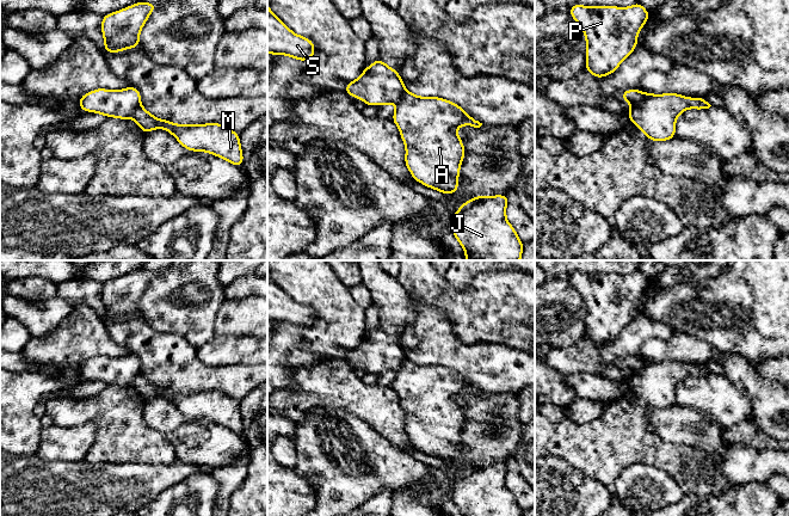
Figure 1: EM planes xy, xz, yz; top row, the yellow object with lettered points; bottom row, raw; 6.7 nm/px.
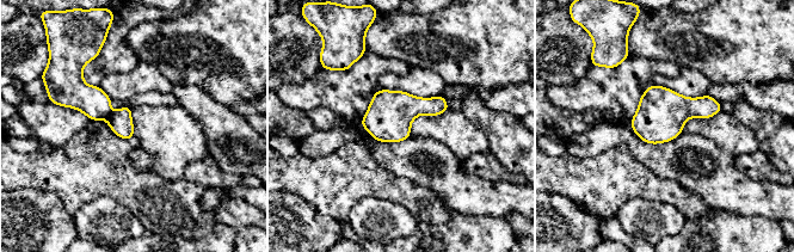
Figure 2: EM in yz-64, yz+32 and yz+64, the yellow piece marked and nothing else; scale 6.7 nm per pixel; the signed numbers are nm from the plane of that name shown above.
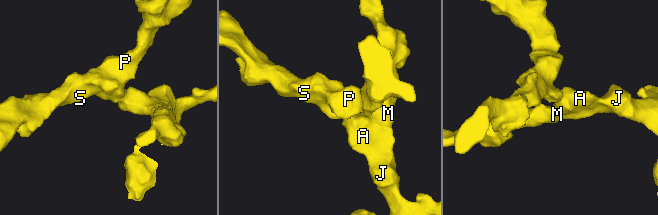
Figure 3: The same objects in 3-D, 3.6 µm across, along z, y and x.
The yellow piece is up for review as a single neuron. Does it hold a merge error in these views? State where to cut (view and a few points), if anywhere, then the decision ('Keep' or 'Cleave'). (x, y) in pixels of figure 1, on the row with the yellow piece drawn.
Split along yz (645, 93), (629, 116). Cleave

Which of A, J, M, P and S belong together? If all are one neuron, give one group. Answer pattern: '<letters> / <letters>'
A J M / P S

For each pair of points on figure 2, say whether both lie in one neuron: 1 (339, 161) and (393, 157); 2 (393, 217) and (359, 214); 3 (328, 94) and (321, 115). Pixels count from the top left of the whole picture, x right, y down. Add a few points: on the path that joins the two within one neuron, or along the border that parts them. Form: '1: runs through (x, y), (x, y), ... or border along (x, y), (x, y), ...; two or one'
1: border along (375, 141), (371, 147), (371, 155), (395, 177); two
2: runs through (385, 217), (368, 217); one
3: border along (305, 111), (327, 108), (349, 121); two

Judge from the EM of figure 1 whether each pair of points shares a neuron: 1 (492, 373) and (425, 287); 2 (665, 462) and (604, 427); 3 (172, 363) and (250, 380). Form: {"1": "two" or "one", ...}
{"1": "two", "2": "one", "3": "one"}

